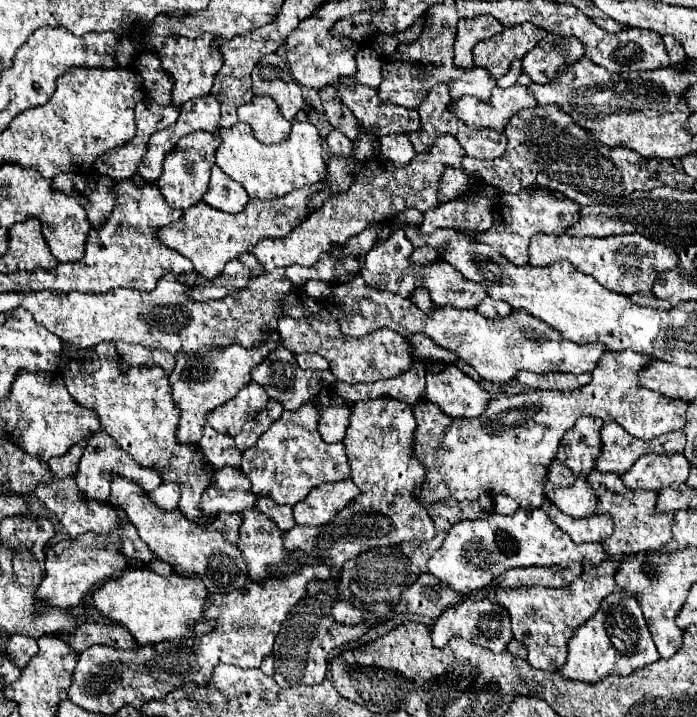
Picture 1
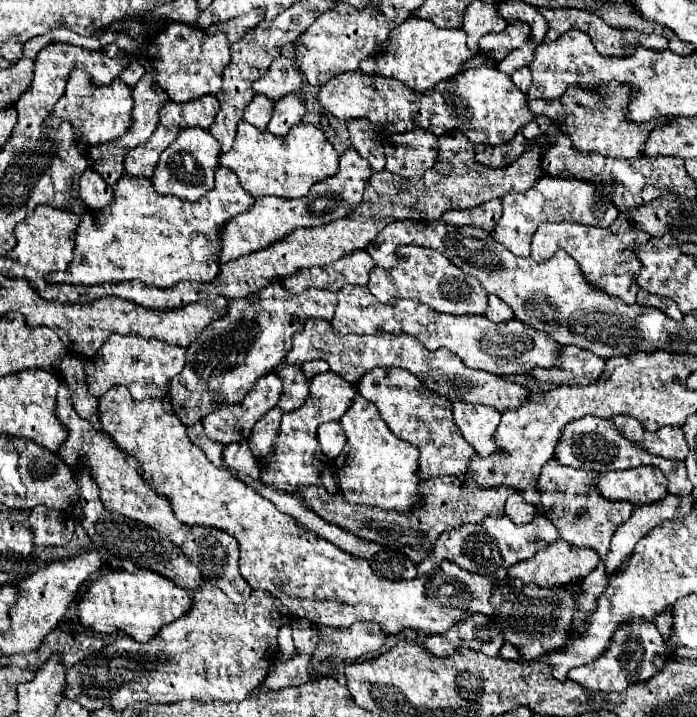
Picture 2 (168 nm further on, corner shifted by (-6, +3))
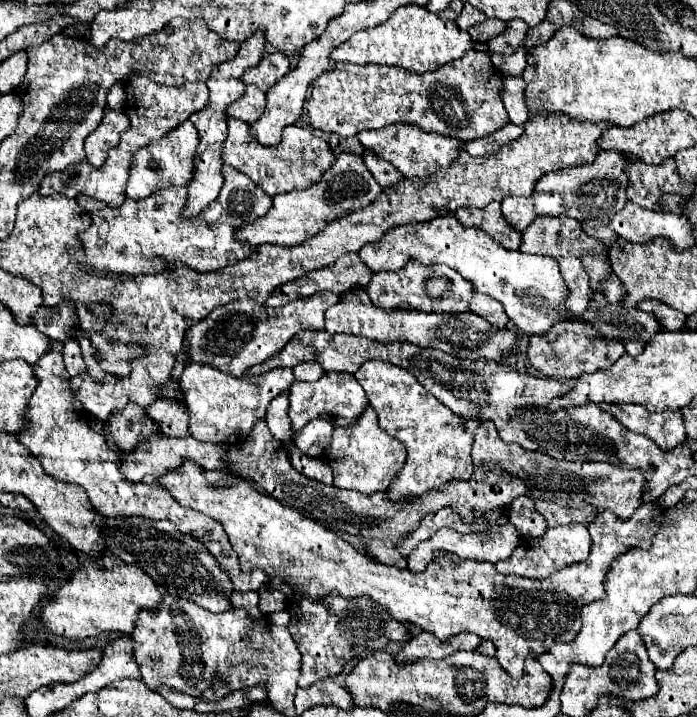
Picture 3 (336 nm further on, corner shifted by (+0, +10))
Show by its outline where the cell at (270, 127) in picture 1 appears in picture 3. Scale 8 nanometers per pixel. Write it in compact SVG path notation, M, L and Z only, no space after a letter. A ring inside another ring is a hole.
M248 86L244 96L228 106L228 116L234 116L238 120L252 124L262 116L264 106L266 106L266 94L256 86Z

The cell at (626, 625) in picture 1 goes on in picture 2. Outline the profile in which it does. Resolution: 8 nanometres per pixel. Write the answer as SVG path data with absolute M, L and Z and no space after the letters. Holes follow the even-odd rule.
M626 625L626 629L618 629L618 633L614 633L614 643L610 643L610 649L606 649L606 653L598 661L570 669L568 679L580 683L586 691L592 693L612 693L624 691L632 683L648 681L664 669L664 663L666 645L656 625Z

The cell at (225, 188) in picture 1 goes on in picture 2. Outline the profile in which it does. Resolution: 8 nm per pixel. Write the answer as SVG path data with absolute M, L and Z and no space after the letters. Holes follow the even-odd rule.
M216 169L216 185L206 197L196 203L182 201L170 195L154 193L154 187L146 177L120 177L114 187L114 203L102 211L88 211L78 227L78 239L74 247L74 259L64 273L52 273L50 281L70 285L98 285L104 281L132 281L138 279L154 287L170 287L178 281L212 281L220 273L220 231L238 213L248 211L254 205L254 197L246 193L230 169Z

